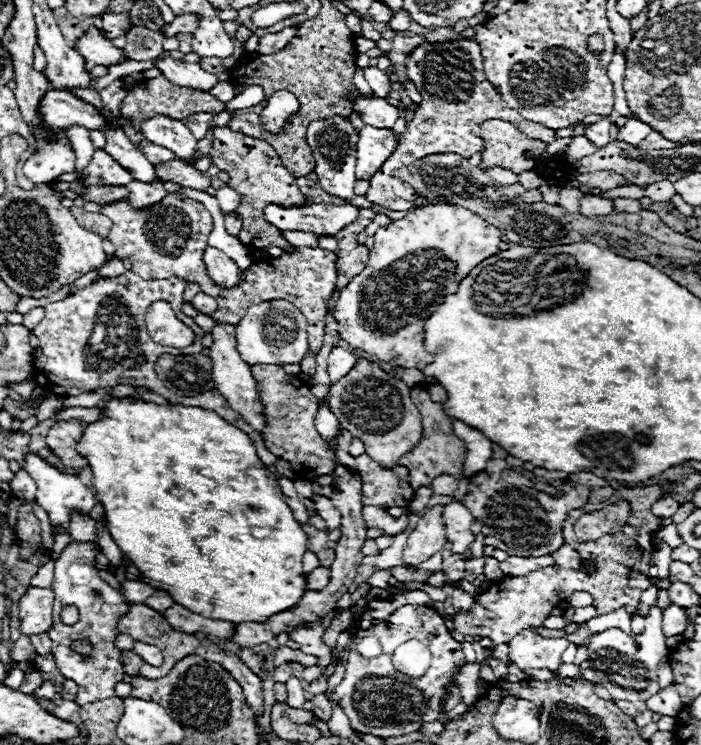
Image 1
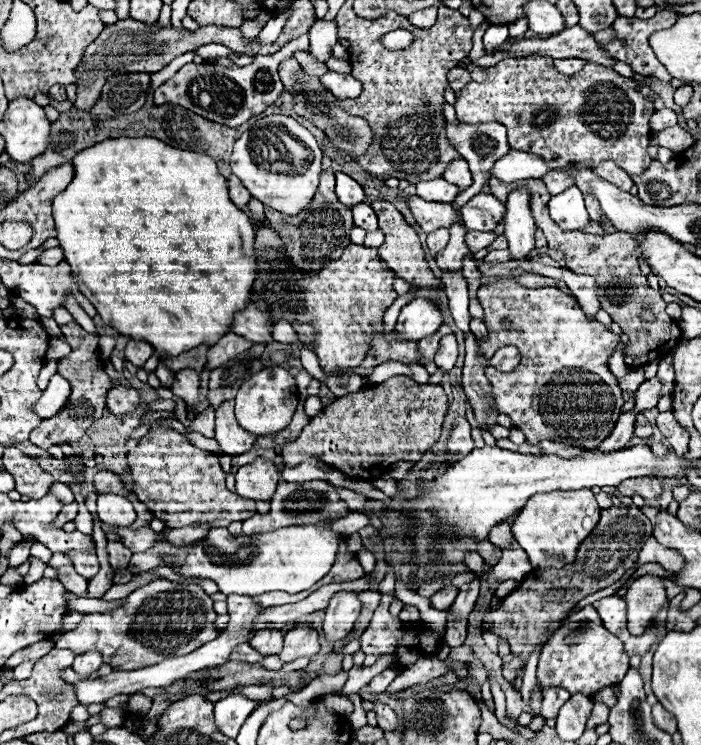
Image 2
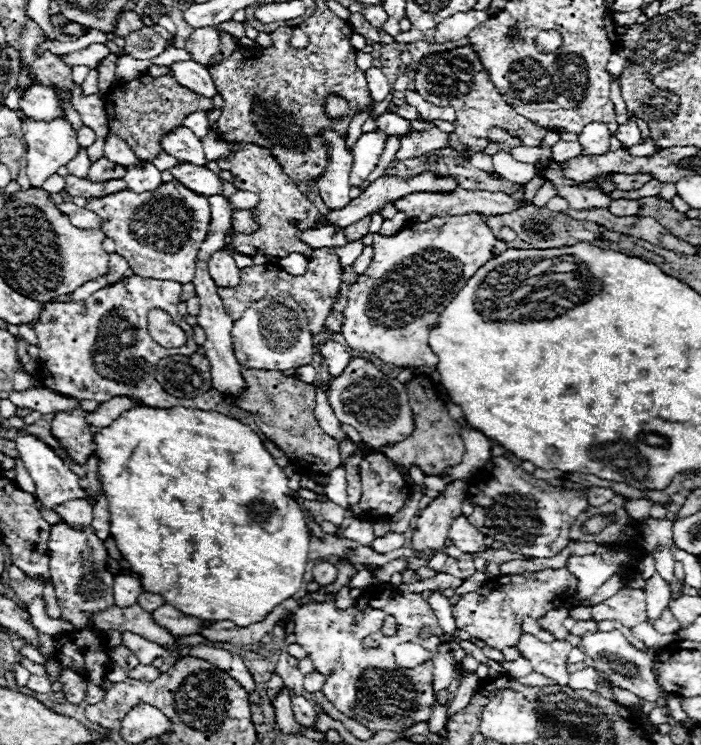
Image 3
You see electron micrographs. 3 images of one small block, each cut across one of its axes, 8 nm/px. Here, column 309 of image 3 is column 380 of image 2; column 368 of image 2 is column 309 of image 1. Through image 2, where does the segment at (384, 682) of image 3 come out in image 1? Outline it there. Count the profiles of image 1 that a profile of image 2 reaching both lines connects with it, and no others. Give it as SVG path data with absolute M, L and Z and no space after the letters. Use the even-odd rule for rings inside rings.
M322 620L318 622L312 622L310 626L296 626L292 632L290 632L290 638L294 642L300 644L300 650L306 652L306 654L312 654L318 658L318 666L324 668L326 664L332 662L332 648L324 644L324 626L322 626Z

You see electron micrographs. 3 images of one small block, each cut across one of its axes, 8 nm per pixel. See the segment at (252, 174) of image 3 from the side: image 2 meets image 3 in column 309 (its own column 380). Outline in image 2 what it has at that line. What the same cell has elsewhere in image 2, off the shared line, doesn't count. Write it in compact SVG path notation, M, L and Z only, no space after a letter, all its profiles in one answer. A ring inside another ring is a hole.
M372 200L370 206L372 206L374 212L378 214L380 230L386 234L384 244L378 248L380 258L382 258L400 278L404 278L406 282L410 282L414 288L438 288L438 290L444 290L442 280L436 278L436 276L432 274L432 270L428 268L428 264L426 264L424 250L422 250L422 244L420 244L420 240L418 240L418 234L416 234L414 228L404 220L404 216L394 208L394 204L388 202L388 200Z

